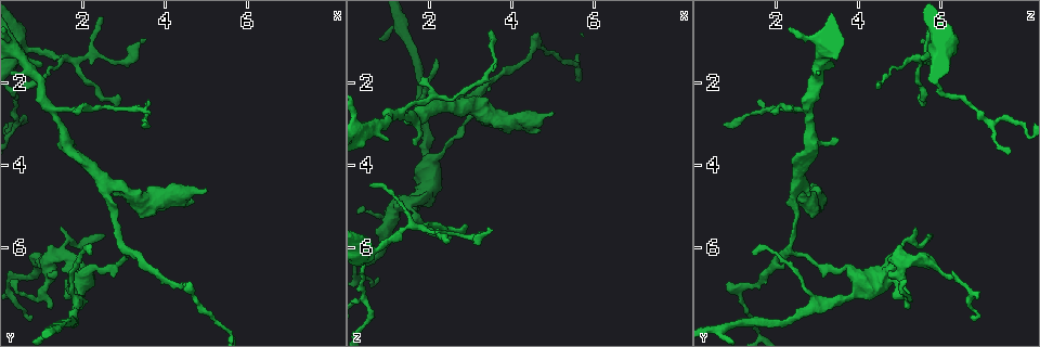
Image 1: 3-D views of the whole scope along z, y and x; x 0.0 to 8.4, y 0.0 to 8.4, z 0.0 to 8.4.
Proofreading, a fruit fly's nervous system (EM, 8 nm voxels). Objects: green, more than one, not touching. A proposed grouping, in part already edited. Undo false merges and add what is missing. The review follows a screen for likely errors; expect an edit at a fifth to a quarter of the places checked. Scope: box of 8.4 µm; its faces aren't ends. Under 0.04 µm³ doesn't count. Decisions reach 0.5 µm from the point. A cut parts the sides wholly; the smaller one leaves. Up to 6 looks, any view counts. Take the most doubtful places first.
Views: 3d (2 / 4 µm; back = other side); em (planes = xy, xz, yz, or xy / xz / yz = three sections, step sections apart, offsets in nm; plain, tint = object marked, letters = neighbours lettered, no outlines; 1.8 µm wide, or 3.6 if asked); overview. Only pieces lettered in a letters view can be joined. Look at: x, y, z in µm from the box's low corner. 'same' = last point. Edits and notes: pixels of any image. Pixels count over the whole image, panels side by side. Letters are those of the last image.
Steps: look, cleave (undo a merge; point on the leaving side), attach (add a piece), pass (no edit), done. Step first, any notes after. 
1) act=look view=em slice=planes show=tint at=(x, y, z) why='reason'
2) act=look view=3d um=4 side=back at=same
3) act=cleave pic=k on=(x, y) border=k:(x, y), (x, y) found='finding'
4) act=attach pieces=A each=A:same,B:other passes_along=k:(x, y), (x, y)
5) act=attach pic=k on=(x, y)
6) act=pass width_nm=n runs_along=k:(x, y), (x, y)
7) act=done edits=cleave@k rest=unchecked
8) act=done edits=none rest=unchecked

act=look view=em um=3.6 slice=planes show=plain at=(5.05, 4.60, 2.75) why='an open end'

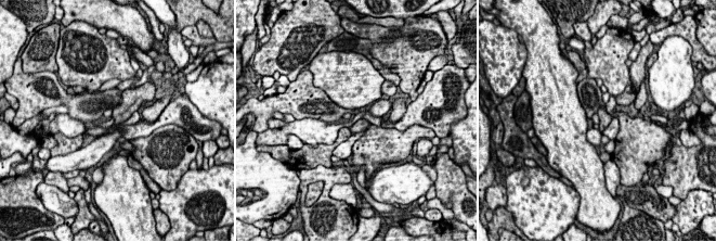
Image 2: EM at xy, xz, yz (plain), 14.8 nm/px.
act=look view=em um=3.6 slice=planes show=letters at=same

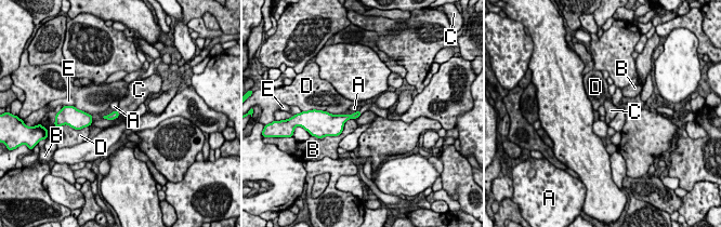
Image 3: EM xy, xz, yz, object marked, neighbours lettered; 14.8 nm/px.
act=pass each=A:other,B:other,C:other,D:other,E:other border=3:(362, 114), (356, 119) found='no lettered piece goes on from it'

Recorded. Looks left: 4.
act=look view=em slice=planes show=letters at=(2.60, 4.50, 2.50)

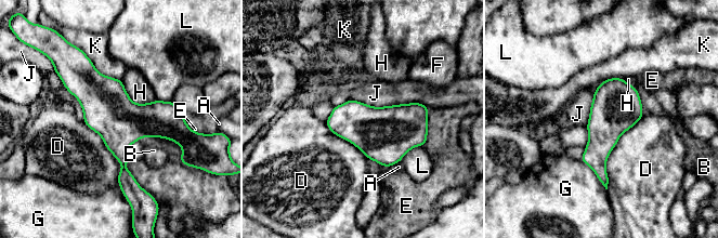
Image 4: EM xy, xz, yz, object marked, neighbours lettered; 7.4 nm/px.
act=pass longest_contact=D:600nm each=A:other,B:other,D:other,E:other,F:other,G:other,H:other,J:other,K:other,L:other border=4:(350, 98), (373, 106), (429, 107) found='one cell here'

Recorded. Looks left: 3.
act=look view=3d um=4 at=(1.35, 2.70, 2.80) why='branch point'

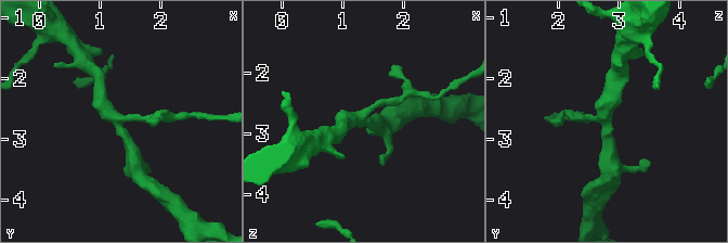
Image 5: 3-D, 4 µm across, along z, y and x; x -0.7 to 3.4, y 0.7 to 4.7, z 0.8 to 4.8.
act=look view=em um=3.6 slice=xy step=8 show=tint at=(1.30, 2.70, 2.75)

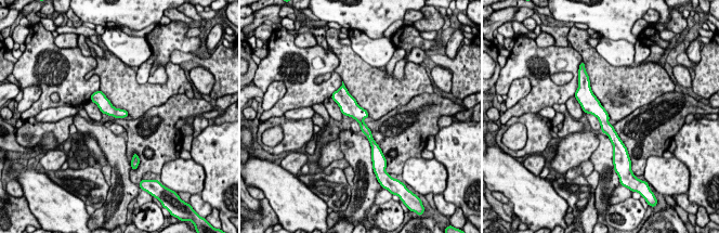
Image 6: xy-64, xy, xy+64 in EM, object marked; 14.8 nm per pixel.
act=look view=em um=3.6 slice=planes show=letters at=same

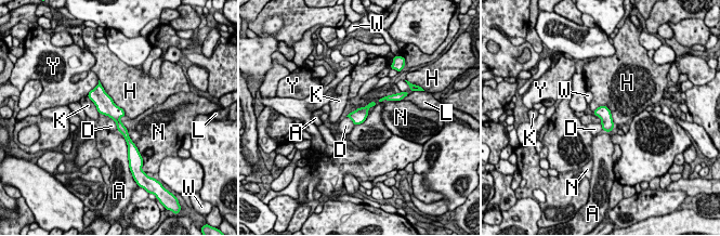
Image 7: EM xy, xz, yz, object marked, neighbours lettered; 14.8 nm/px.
act=pass each=A:other,D:other,H:other,K:other,L:other,N:other,W:other,Y:other border=7:(394, 100), (370, 102) found='all the same cell'

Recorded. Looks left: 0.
act=done edits=none rest=unchecked

